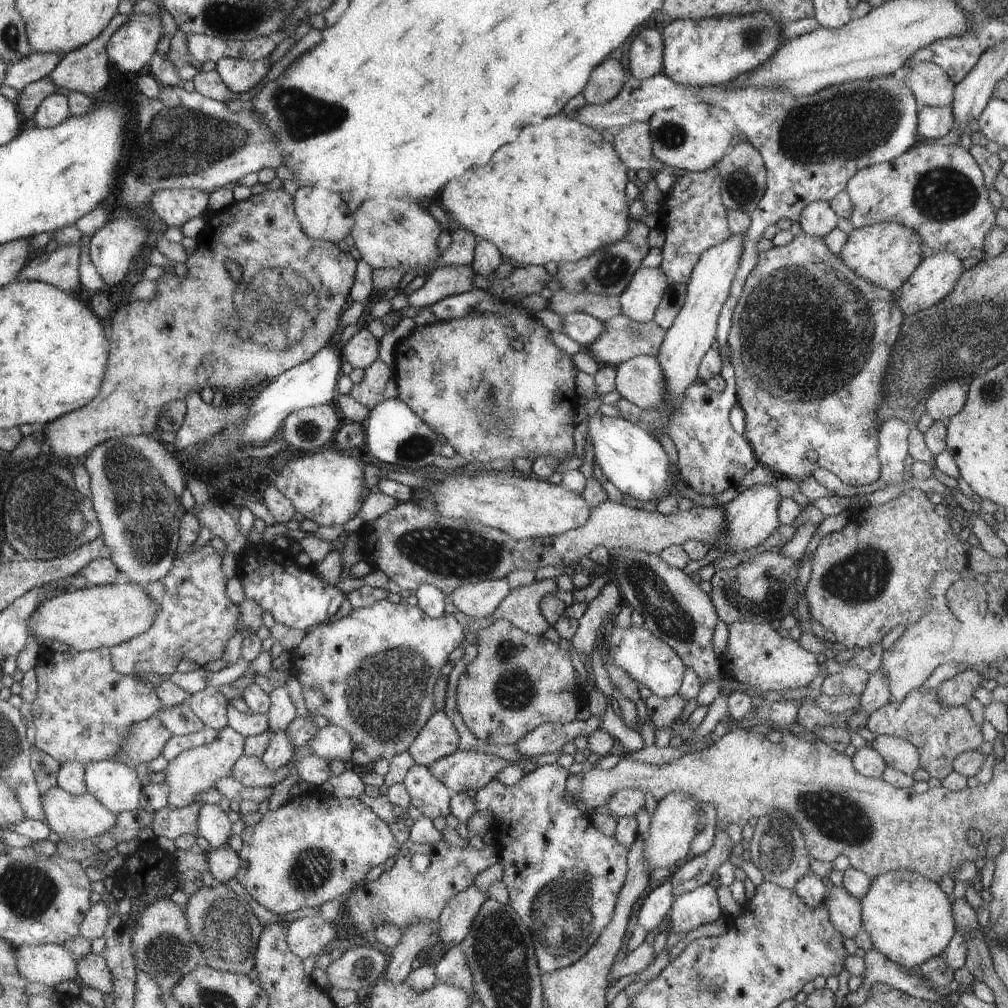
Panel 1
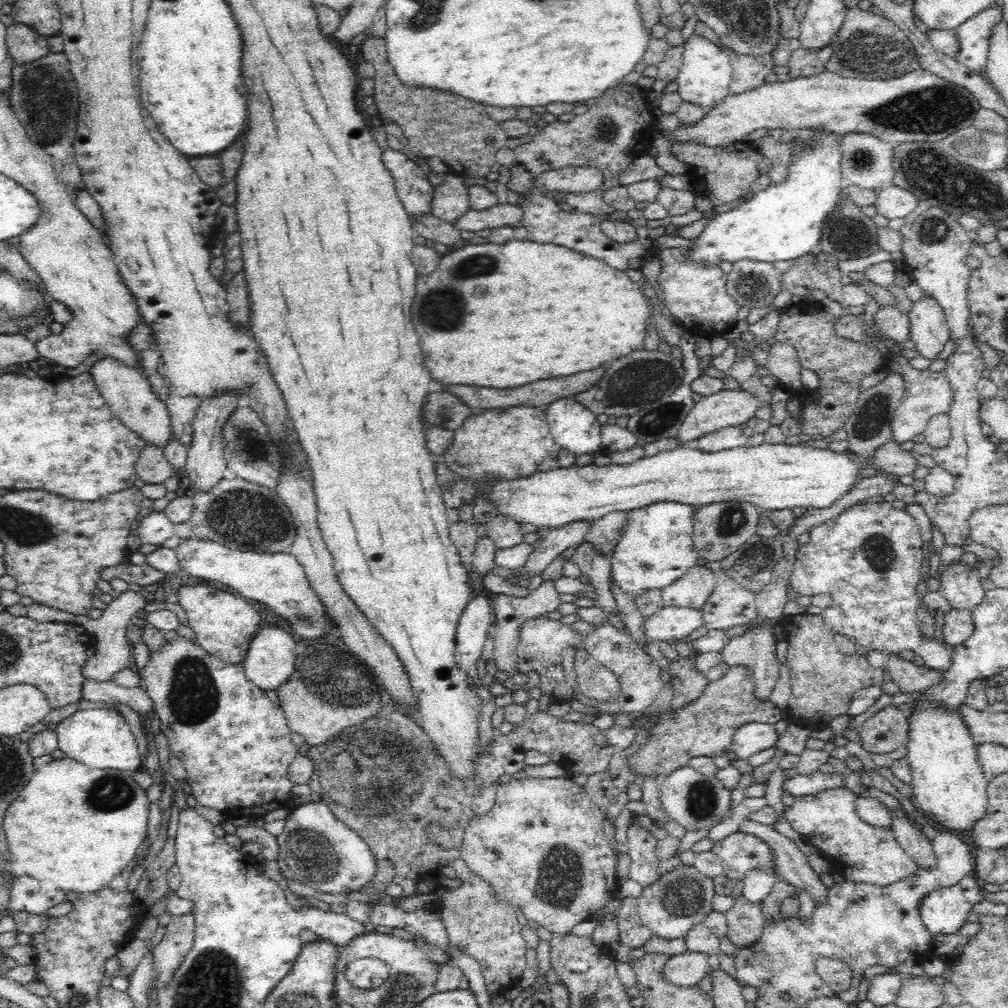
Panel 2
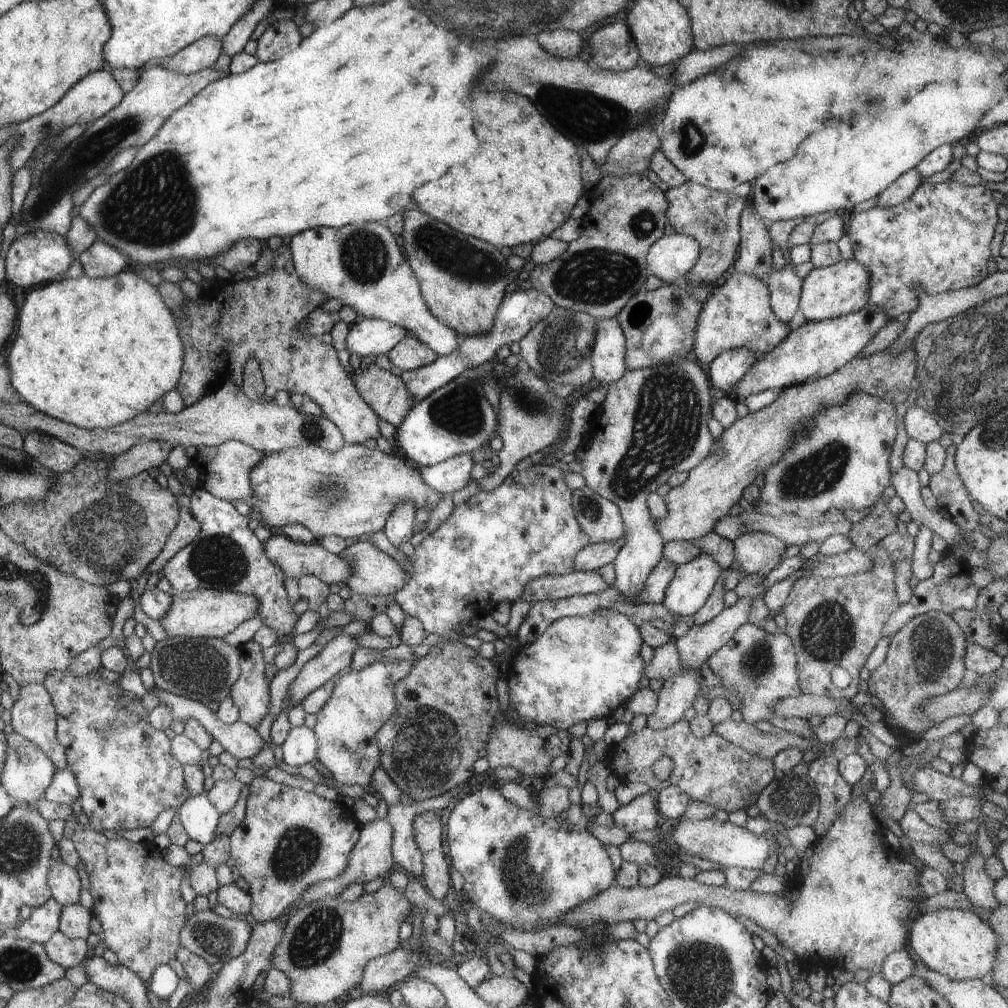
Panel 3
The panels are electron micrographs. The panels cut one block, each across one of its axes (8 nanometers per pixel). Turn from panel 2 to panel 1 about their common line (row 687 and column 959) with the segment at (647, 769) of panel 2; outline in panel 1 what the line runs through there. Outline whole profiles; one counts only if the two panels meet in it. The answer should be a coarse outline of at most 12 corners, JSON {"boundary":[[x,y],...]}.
{"boundary":[[931,690],[875,710],[875,736],[911,742],[943,780],[949,760],[981,748],[981,726]]}

